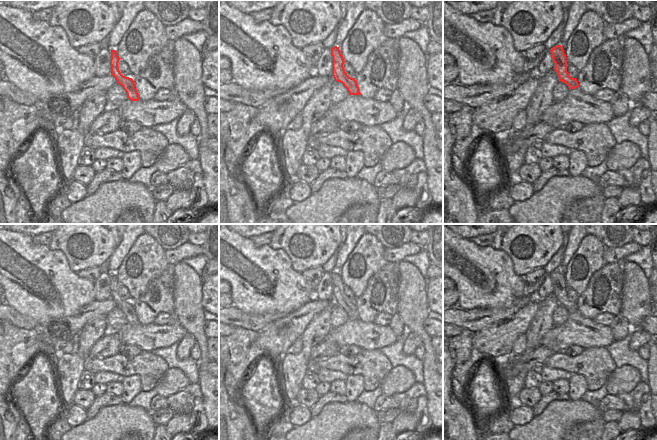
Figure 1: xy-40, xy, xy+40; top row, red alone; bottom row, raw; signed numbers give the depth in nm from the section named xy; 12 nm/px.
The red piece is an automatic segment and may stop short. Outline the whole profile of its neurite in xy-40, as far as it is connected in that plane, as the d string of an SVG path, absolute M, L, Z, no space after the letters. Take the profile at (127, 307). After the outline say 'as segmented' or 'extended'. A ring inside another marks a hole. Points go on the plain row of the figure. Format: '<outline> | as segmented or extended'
M111 274L111 283L110 283L110 289L111 289L111 299L115 302L116 307L118 307L120 310L123 311L127 318L127 322L131 325L138 325L139 320L135 312L135 308L132 302L123 300L119 293L118 293L118 287L120 282L117 280L115 274Z | as segmented

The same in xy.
M339 271L331 272L332 280L332 300L336 306L340 306L347 313L349 319L360 319L359 311L355 302L351 302L344 294L344 283L340 277Z | as segmented

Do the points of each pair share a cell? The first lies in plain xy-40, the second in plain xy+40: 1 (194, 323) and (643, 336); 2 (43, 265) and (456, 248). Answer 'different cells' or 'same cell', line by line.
1: different cells
2: same cell

